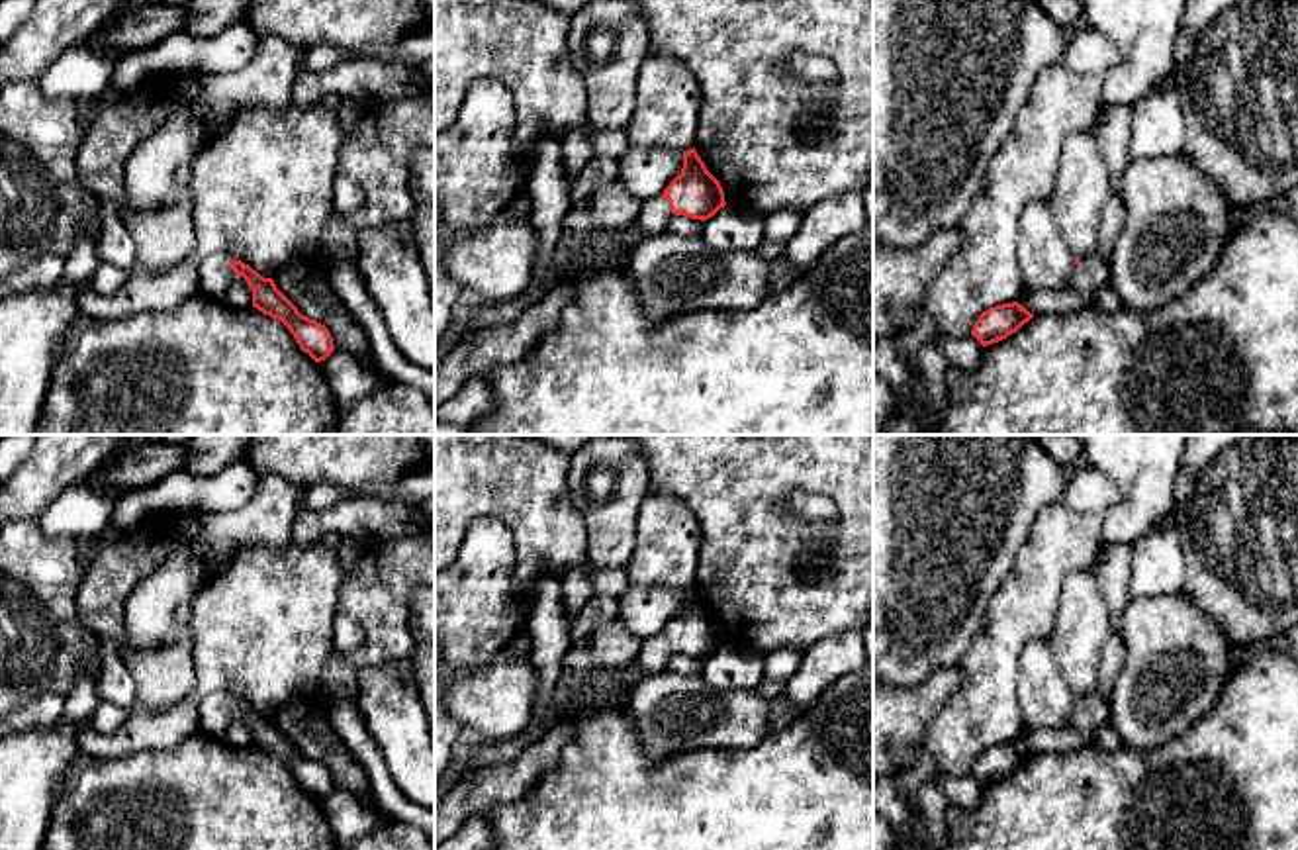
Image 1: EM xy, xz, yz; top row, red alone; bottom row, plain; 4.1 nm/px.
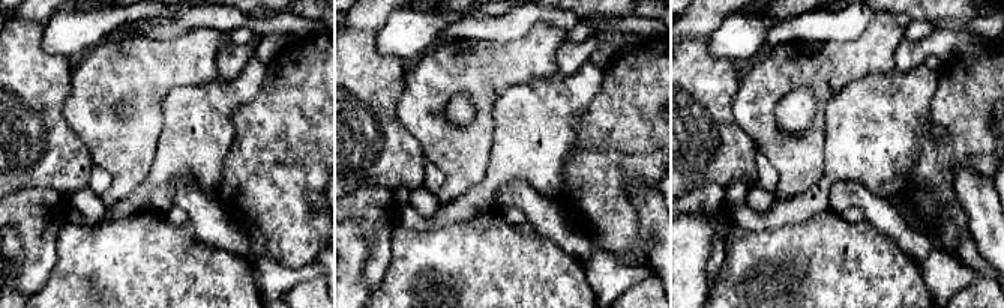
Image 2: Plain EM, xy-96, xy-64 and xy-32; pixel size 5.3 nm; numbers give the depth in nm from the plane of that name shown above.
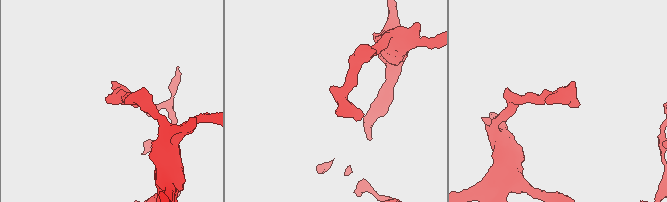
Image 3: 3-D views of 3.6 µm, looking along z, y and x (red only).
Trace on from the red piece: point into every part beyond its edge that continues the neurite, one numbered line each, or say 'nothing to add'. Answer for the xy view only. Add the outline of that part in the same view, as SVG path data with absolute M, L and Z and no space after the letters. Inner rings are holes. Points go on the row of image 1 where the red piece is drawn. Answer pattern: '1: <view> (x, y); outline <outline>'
1: xy (216, 273); outline M213 253L200 260L202 292L209 298L221 300L235 278L229 253Z

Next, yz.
1: yz (1091, 273); outline M1098 253L1081 257L1073 270L1073 288L1085 294L1098 294L1110 284L1110 260Z

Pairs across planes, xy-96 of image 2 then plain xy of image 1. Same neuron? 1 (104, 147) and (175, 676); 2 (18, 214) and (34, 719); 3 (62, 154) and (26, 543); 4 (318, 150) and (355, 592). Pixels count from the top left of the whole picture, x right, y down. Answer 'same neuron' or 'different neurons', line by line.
1: same neuron
2: same neuron
3: same neuron
4: same neuron

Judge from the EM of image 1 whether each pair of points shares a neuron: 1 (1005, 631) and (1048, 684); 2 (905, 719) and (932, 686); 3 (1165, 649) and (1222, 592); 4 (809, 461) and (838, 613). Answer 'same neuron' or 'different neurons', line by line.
1: different neurons
2: same neuron
3: different neurons
4: same neuron

